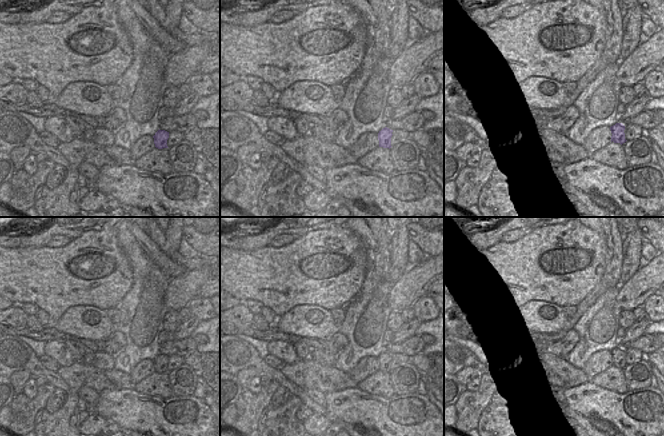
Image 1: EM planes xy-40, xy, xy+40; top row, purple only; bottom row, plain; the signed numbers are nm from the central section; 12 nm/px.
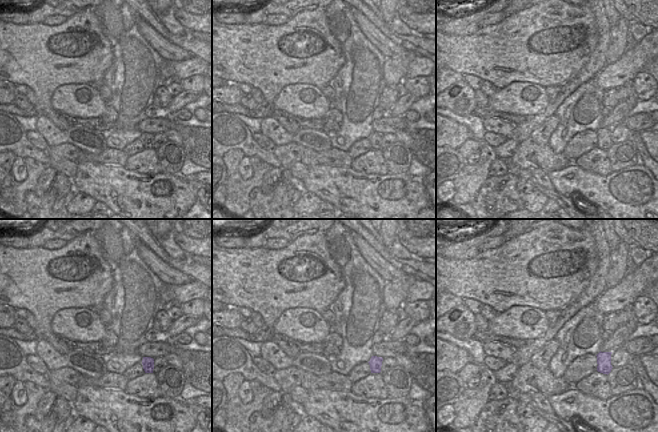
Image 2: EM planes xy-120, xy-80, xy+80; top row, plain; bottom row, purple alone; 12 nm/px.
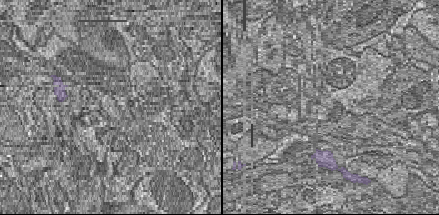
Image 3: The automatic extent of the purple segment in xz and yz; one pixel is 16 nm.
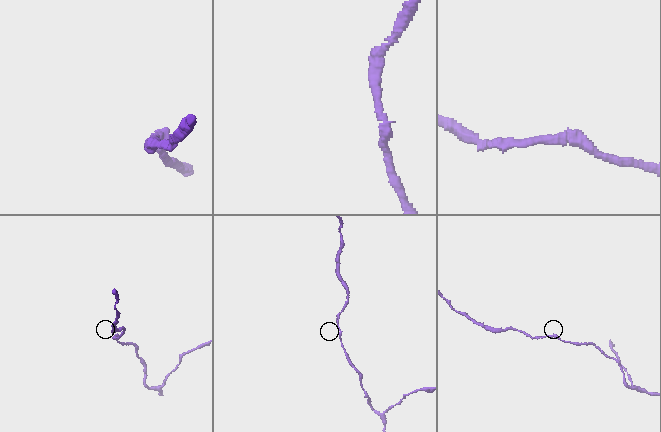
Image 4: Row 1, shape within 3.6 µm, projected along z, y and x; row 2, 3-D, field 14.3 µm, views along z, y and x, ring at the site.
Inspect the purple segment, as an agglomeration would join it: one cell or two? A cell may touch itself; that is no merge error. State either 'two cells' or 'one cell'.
one cell

